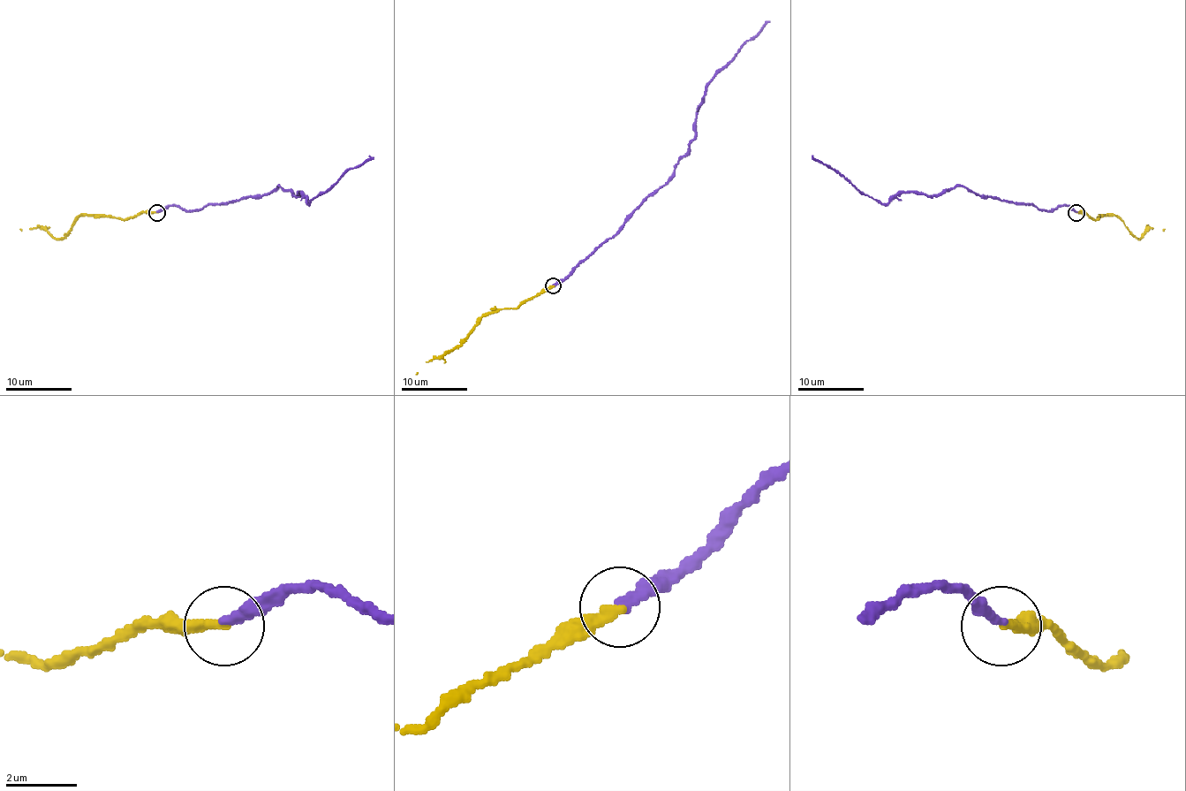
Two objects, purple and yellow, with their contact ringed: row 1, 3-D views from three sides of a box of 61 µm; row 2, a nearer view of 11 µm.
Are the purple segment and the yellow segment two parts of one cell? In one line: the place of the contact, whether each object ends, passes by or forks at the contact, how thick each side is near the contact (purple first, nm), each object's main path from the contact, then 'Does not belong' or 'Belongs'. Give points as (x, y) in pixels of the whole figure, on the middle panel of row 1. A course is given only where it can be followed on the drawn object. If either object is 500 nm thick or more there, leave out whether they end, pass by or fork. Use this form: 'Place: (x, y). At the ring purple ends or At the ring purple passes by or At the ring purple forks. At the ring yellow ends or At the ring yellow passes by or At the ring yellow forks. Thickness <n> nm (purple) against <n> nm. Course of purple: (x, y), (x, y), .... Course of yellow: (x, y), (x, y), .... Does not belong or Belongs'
Place: (553, 285). At the ring purple ends. At the ring yellow ends. Thickness 360 nm (purple) against 320 nm. Course of purple: (554, 286), (615, 235), (634, 210), (664, 185), (695, 133), (695, 112), (706, 87), (770, 21). Course of yellow: (554, 286), (517, 306), (495, 309), (480, 319), (459, 346), (441, 359), (431, 359), (416, 374). Belongs

